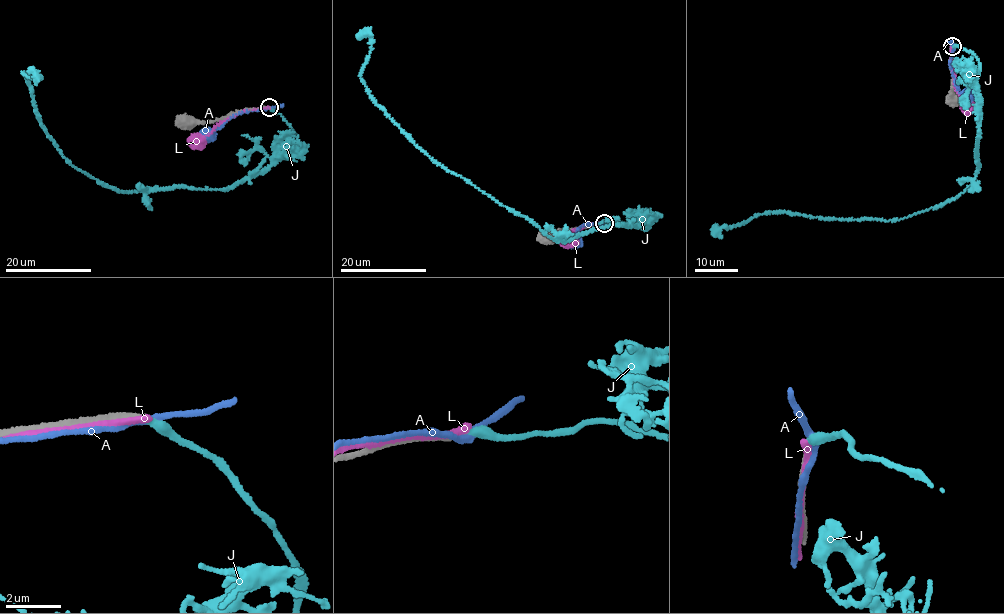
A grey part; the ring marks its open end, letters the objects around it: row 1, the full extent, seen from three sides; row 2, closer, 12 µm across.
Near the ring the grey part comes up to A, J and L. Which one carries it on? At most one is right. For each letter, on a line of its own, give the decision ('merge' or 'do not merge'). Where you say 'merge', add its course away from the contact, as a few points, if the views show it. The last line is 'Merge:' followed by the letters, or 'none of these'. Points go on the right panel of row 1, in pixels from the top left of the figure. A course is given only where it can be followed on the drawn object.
A: do not merge
J: merge; it runs (952, 46), (978, 62), (974, 80), (978, 167), (966, 189), (937, 207), (892, 221), (765, 211), (716, 229)
L: do not merge
Merge: J

